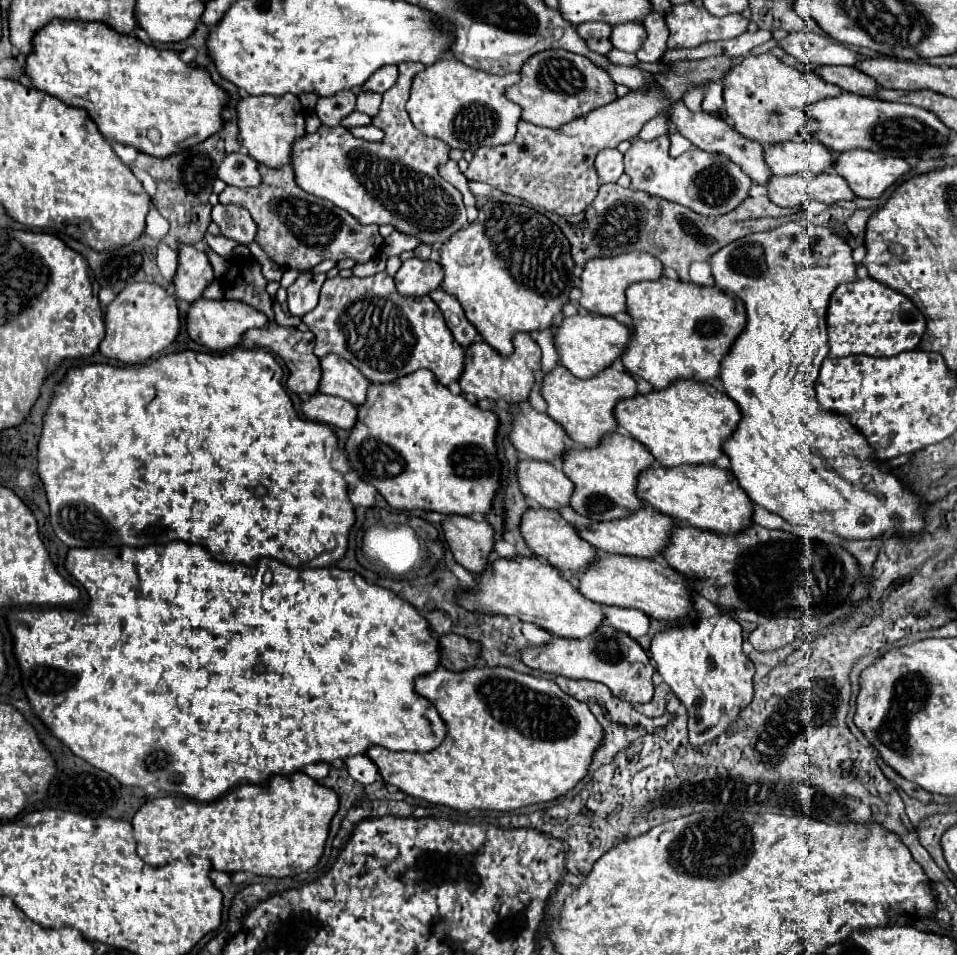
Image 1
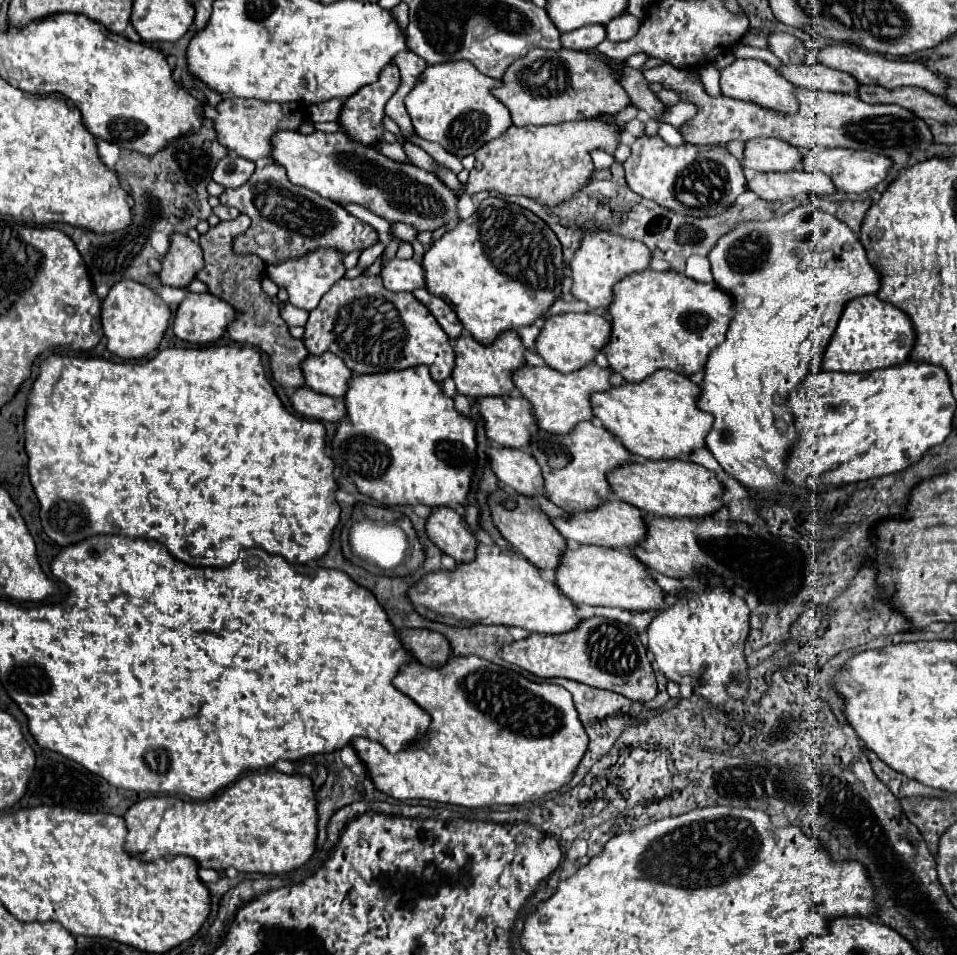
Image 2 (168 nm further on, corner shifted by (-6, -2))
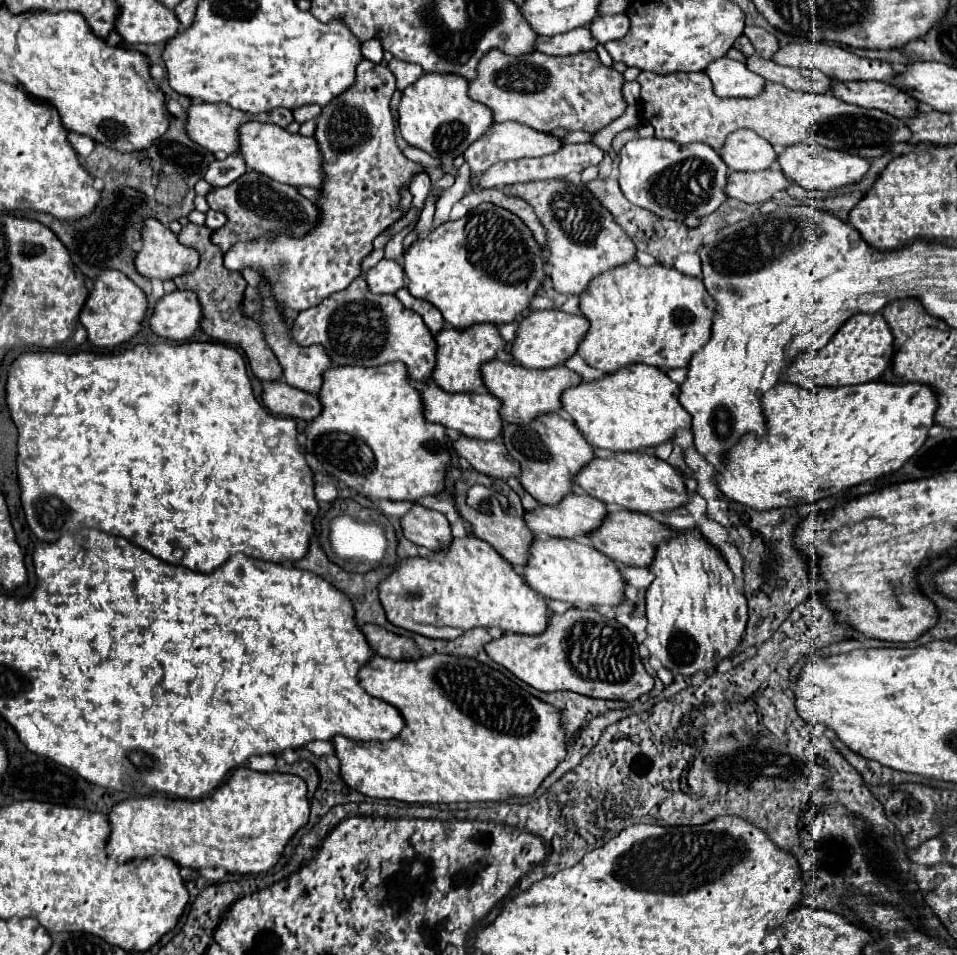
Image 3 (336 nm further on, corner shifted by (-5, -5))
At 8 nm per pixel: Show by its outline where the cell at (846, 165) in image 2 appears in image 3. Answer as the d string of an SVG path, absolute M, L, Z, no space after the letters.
M795 145L795 147L787 147L785 151L779 153L777 157L783 173L795 181L797 185L805 187L805 189L817 189L817 191L831 191L837 187L845 187L845 185L853 185L859 183L867 171L869 171L869 161L859 157L859 155L849 155L837 149L827 149L821 145Z

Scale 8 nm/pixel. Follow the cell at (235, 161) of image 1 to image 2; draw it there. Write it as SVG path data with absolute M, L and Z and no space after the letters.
M228 152L214 168L212 172L212 180L222 184L224 188L238 188L242 186L254 172L254 162L236 156L234 152Z

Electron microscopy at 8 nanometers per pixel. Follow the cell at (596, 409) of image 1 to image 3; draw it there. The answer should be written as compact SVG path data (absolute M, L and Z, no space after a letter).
M497 359L483 365L483 381L485 381L487 389L503 401L503 407L501 407L503 419L507 423L517 423L517 425L531 423L539 415L561 411L563 409L563 405L561 405L563 391L583 383L581 375L577 375L575 371L571 371L565 365L557 365L551 369L527 369L527 367L509 365L509 363L503 363Z

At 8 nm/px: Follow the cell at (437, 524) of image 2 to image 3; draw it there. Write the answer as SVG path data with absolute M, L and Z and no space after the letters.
M413 503L411 511L403 515L401 525L403 525L403 533L407 539L431 551L445 551L453 539L447 517L419 503Z

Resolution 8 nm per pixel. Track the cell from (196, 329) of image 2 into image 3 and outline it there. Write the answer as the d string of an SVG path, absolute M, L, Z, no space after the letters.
M175 291L157 301L149 325L159 337L185 343L201 331L201 317L203 311L197 295L193 295L193 291Z

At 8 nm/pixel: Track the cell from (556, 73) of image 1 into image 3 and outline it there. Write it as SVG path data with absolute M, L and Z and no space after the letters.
M493 49L489 55L485 55L485 59L481 59L477 67L477 79L469 83L469 97L487 105L493 111L495 123L515 121L537 131L553 131L557 127L565 127L569 131L599 131L625 113L627 101L623 97L623 83L623 75L615 69L605 67L595 51L567 57L551 57L541 51L533 51L521 57L509 57Z

